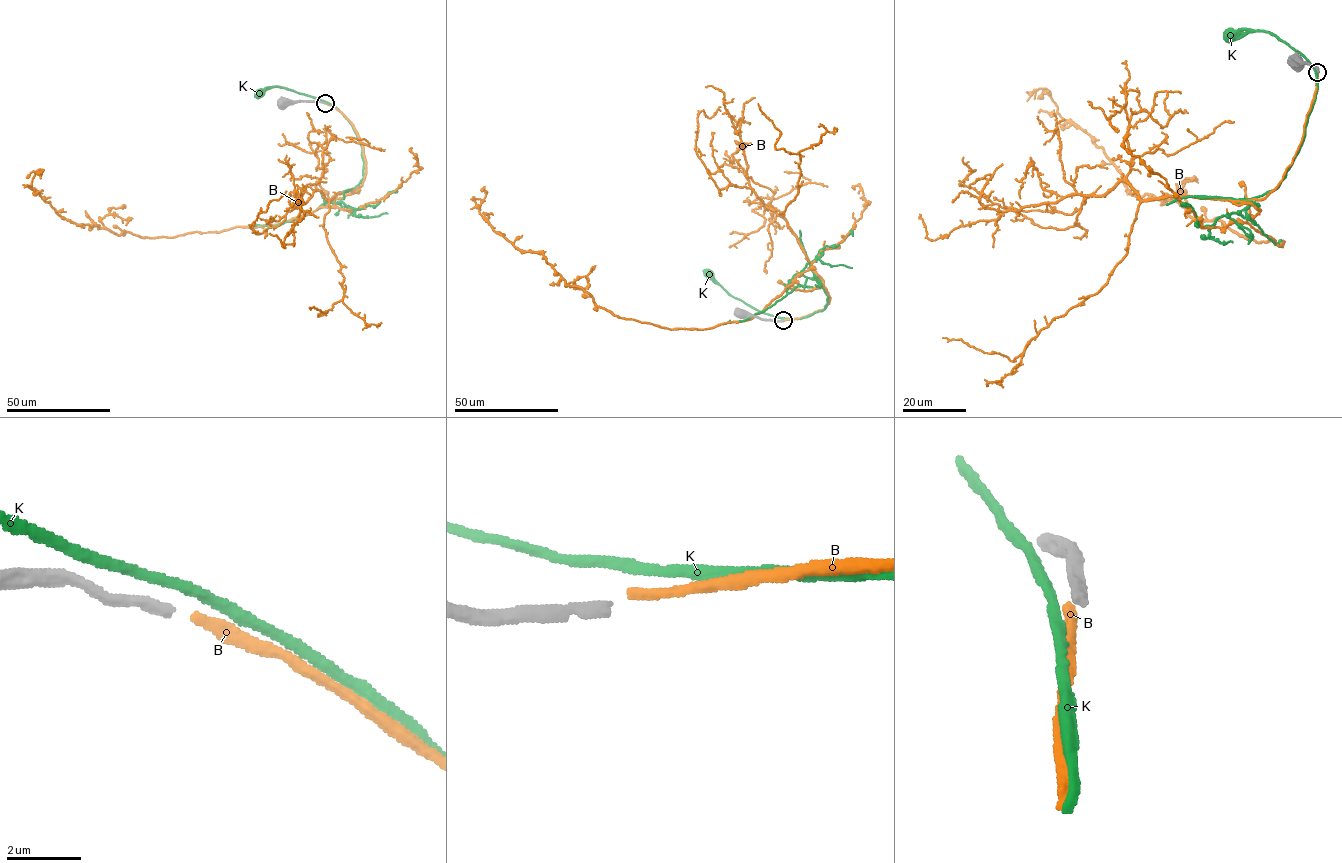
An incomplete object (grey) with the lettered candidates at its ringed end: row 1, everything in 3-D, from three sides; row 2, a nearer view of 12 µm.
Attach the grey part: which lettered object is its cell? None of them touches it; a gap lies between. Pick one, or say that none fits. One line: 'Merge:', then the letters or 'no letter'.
Merge: no letter

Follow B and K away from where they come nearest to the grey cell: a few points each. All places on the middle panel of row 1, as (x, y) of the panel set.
B: (784, 320), (828, 304), (815, 272), (822, 285), (709, 328), (613, 315), (493, 229), (484, 188)
K: (784, 319), (758, 311), (732, 297), (708, 274)

